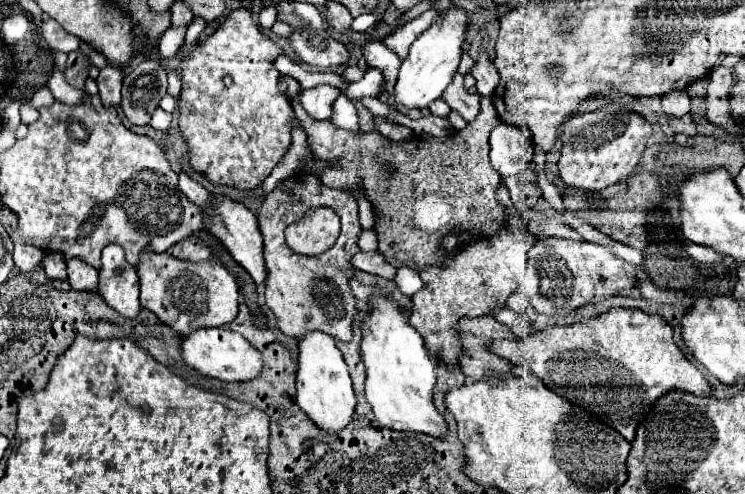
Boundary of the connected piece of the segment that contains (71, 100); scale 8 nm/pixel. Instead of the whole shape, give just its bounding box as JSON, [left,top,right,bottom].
[47,68,85,106]

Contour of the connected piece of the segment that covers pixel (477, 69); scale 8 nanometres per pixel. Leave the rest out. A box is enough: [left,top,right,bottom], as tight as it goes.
[471,54,497,96]

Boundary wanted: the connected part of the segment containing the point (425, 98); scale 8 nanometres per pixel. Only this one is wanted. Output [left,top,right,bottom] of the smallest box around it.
[395,8,469,108]

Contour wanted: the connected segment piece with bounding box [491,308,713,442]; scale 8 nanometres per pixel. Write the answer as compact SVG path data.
M613 308L597 318L581 324L549 328L545 332L535 332L527 340L497 340L491 346L493 352L517 366L529 368L541 382L545 382L555 394L571 400L577 406L603 406L603 422L617 426L617 432L625 440L635 438L637 426L643 422L649 408L665 394L679 390L695 396L713 396L713 390L705 376L685 358L673 340L673 328L659 316L647 316L641 310Z

